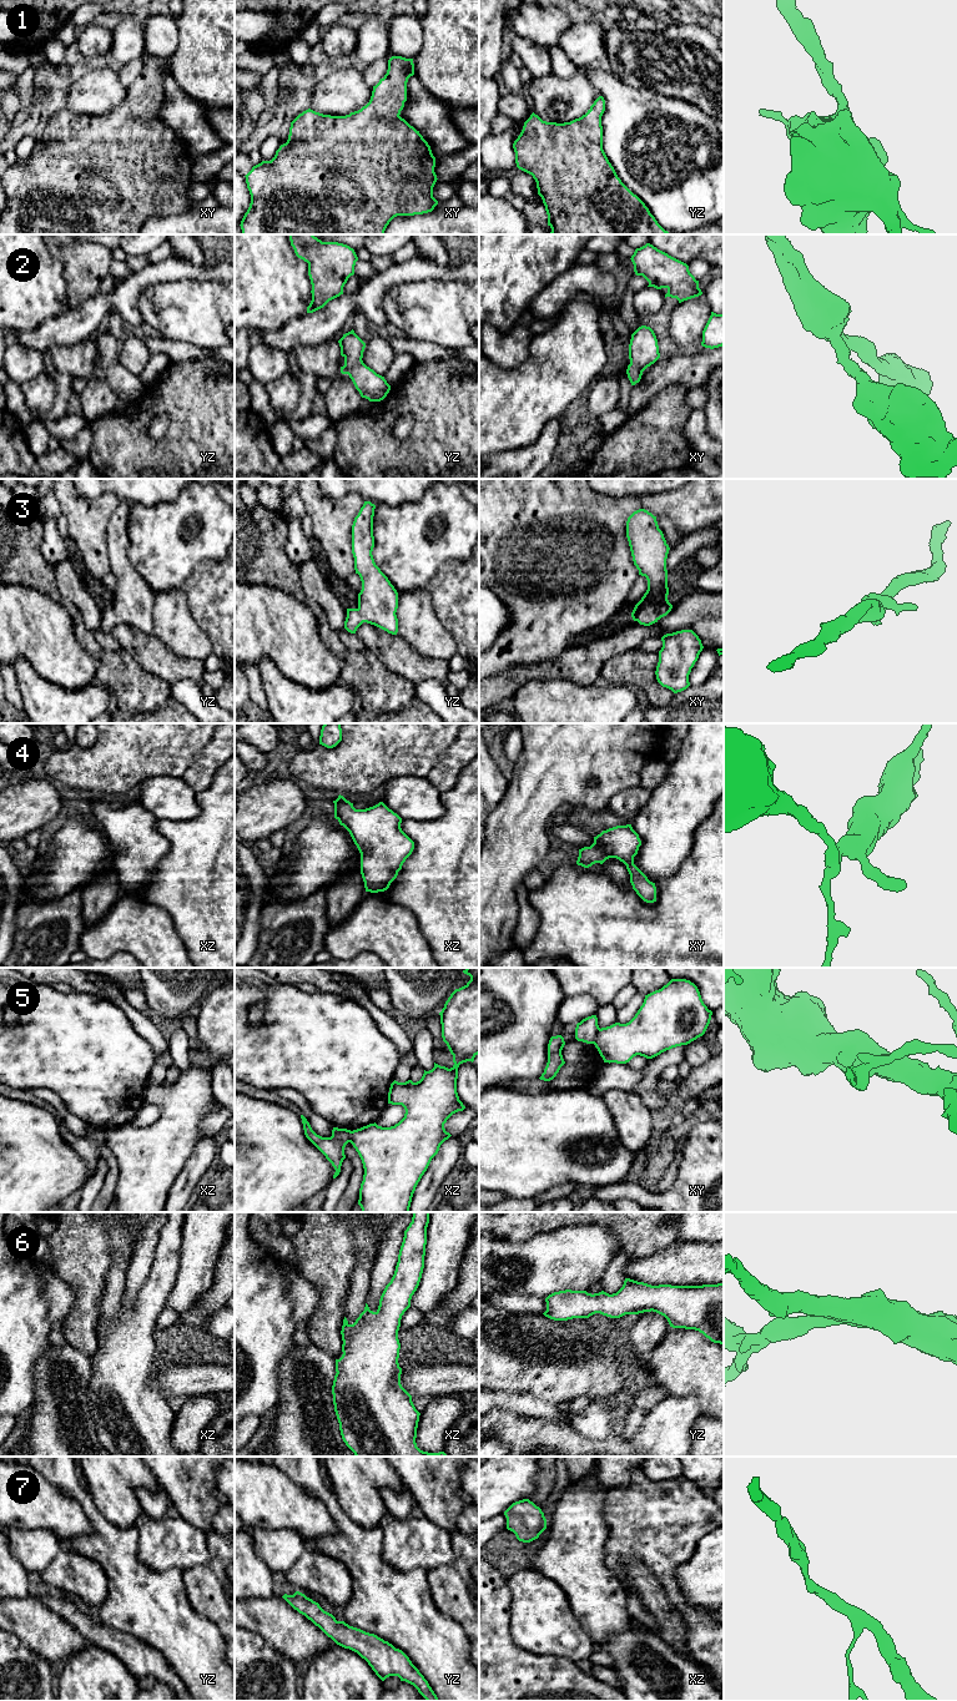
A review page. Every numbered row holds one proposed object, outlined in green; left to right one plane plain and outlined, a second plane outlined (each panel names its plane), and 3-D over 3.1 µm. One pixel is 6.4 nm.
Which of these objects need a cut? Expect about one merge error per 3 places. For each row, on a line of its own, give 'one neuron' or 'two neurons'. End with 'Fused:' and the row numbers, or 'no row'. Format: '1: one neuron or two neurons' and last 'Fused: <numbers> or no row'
1: one neuron
2: one neuron
3: one neuron
4: one neuron
5: two neurons
6: one neuron
7: one neuron
Fused: 5

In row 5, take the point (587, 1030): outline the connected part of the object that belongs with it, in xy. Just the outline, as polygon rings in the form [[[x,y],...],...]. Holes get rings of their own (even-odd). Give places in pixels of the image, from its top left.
[[[596,1015],[588,1016],[576,1024],[575,1039],[586,1044],[594,1044],[599,1029]]]

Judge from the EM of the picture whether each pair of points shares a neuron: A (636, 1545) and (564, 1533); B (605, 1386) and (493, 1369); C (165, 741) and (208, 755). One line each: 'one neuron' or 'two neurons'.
A: two neurons
B: one neuron
C: two neurons

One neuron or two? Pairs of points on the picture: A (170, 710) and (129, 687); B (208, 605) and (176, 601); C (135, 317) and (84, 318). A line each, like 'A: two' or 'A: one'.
A: two
B: two
C: one

